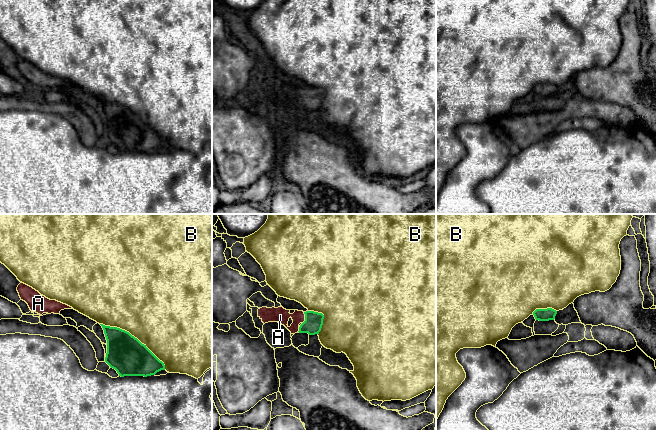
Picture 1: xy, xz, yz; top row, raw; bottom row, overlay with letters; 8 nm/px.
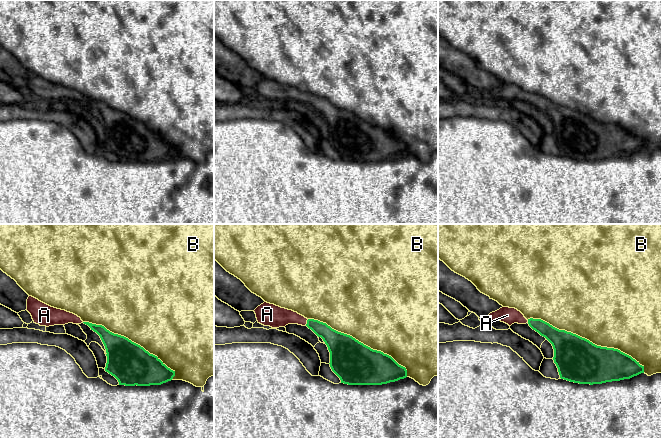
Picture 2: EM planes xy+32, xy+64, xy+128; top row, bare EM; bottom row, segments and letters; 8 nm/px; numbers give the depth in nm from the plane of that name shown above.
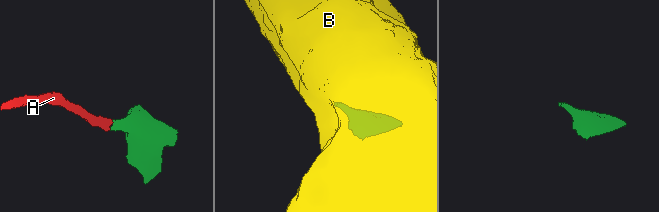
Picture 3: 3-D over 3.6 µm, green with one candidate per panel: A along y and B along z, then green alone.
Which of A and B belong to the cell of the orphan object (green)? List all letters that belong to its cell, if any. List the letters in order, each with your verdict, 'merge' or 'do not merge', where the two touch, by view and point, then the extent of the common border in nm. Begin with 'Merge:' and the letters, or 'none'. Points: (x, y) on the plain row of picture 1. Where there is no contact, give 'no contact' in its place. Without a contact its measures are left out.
Merge: A
A: merge; contact xz (305, 94); length 100 nm
B: do not merge; contact xy (134, 113); length 650 nm

